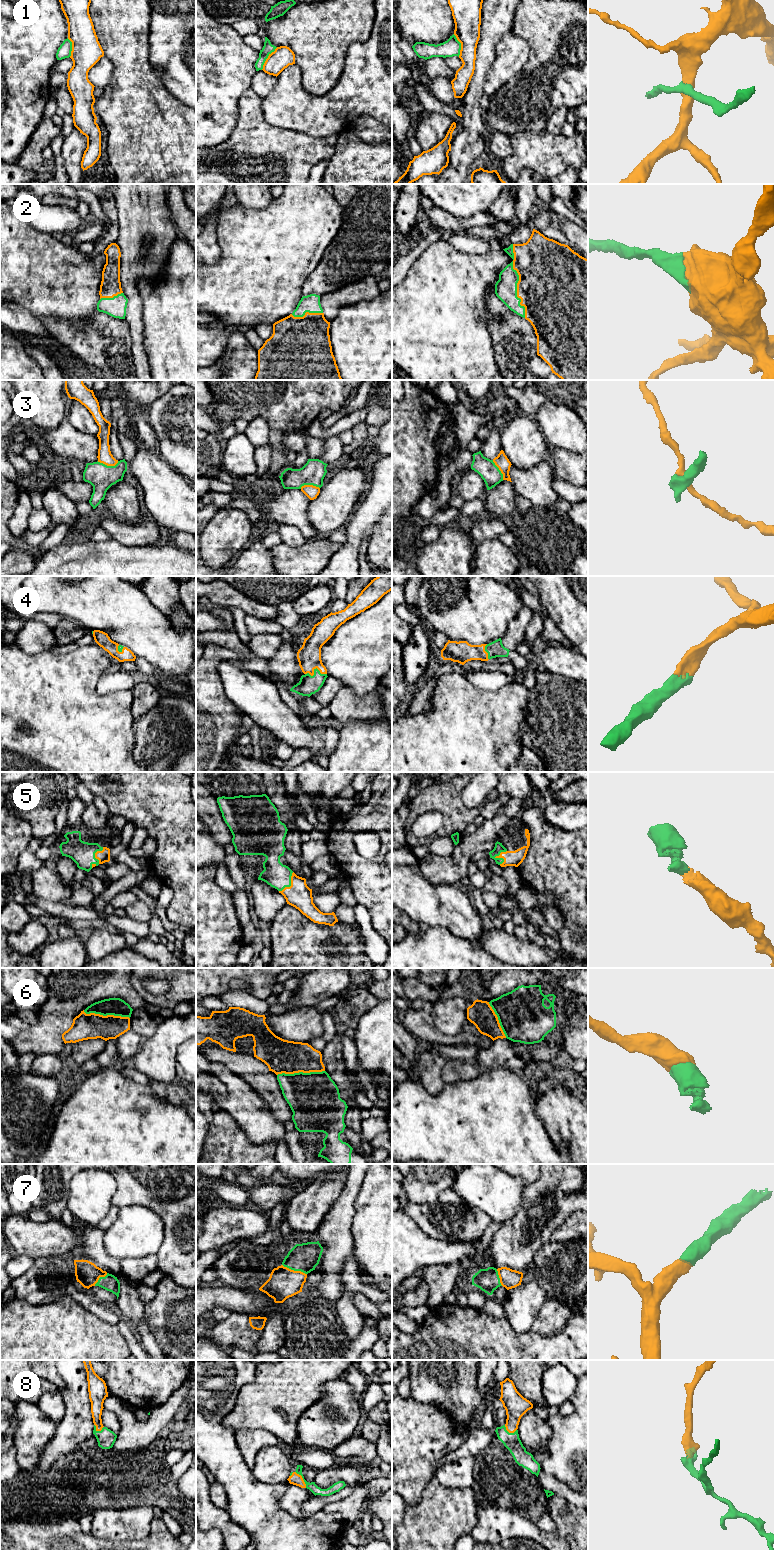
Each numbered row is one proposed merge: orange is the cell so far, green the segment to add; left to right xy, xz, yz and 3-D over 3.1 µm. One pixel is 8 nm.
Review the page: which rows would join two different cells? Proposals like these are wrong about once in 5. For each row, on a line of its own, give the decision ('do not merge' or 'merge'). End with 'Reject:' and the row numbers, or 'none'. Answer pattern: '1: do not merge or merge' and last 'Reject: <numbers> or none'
1: do not merge
2: merge
3: do not merge
4: merge
5: merge
6: merge
7: merge
8: merge
Reject: 1, 3

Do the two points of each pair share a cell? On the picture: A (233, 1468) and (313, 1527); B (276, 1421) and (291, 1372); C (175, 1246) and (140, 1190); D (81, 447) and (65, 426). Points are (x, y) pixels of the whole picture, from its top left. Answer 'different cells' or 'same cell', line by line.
A: same cell
B: same cell
C: same cell
D: same cell

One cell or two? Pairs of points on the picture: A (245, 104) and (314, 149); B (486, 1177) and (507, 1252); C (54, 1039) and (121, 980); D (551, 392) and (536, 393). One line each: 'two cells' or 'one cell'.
A: one cell
B: two cells
C: one cell
D: one cell

